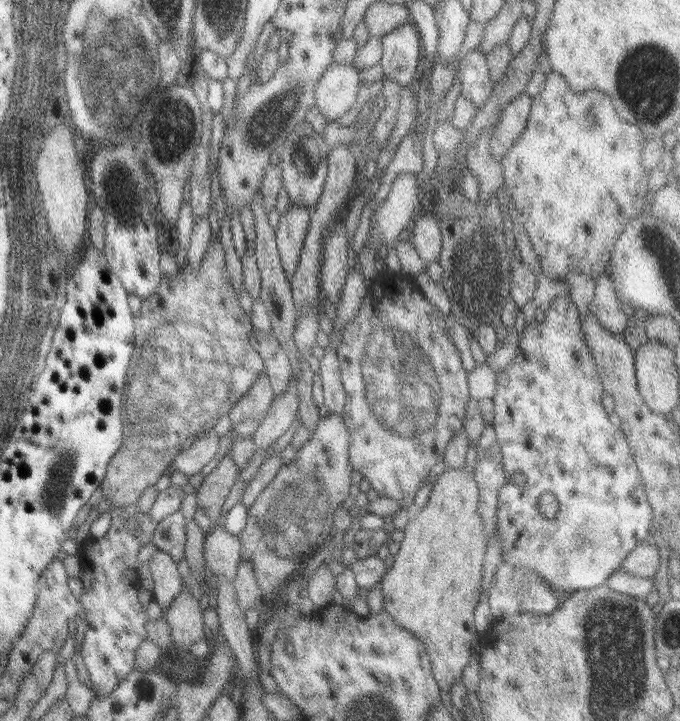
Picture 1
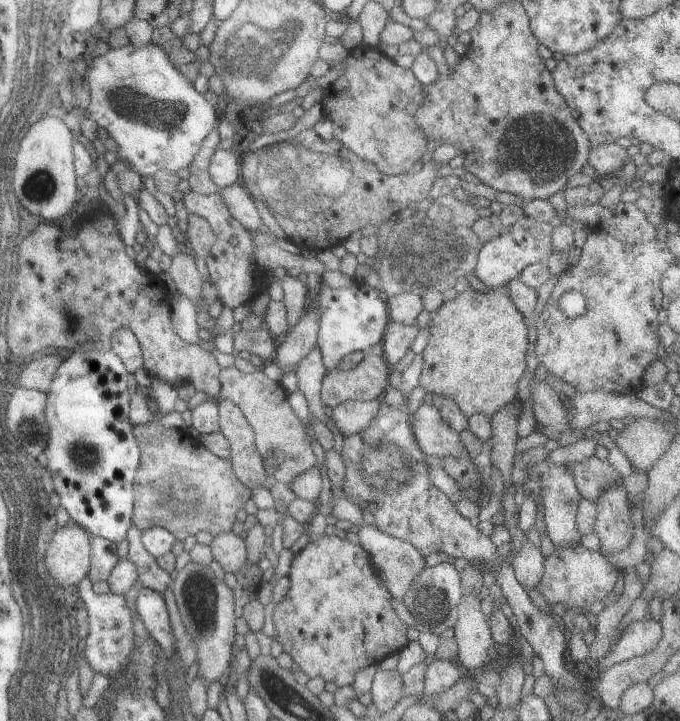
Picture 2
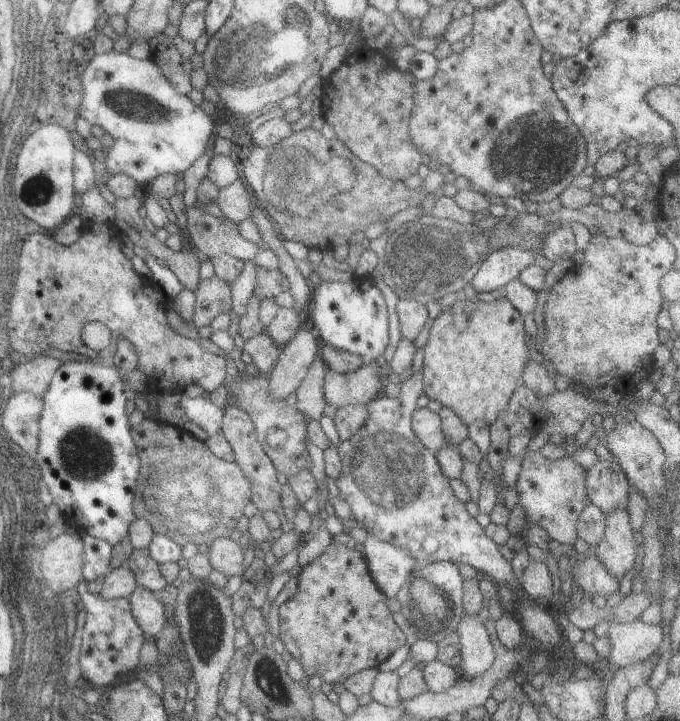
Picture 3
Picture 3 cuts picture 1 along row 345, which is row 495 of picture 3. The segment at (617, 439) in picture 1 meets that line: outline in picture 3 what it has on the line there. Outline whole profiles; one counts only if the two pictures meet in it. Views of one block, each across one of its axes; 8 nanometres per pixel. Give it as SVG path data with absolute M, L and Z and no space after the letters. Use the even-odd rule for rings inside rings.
M539 451L527 452L515 480L518 502L525 518L545 530L549 539L559 544L572 544L576 539L576 520L589 504L584 486L585 469L575 464L566 454L558 459L547 459Z

